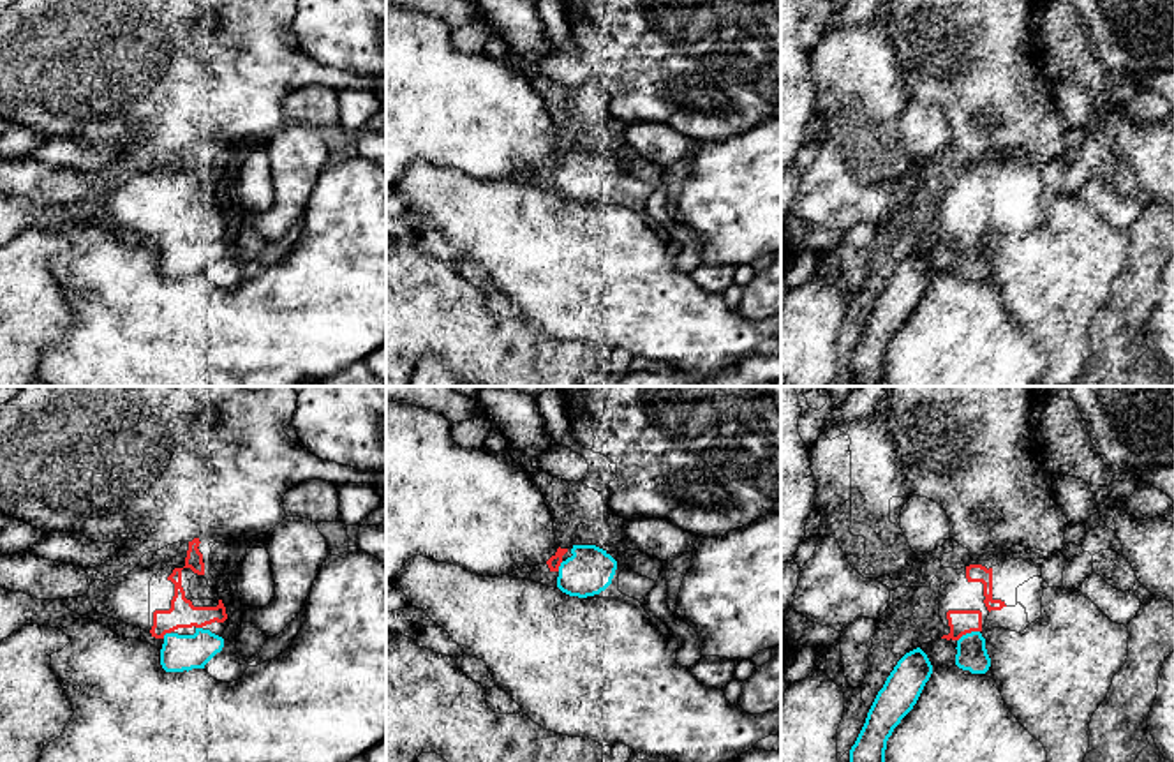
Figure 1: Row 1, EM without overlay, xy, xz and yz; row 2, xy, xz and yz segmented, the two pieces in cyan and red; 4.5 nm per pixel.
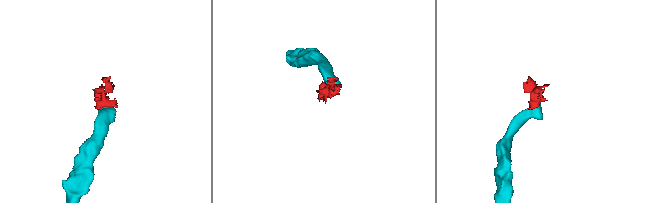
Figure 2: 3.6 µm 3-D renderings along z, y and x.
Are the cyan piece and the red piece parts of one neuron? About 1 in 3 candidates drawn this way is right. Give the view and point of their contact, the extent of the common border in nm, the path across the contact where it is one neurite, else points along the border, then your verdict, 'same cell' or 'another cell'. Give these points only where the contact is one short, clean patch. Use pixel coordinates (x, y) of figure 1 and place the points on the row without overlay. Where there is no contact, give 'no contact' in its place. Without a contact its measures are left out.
meets cyan in yz at (968, 239); contact 120 nm long; runs through yz (972, 260), (968, 239), (961, 226); same cell

